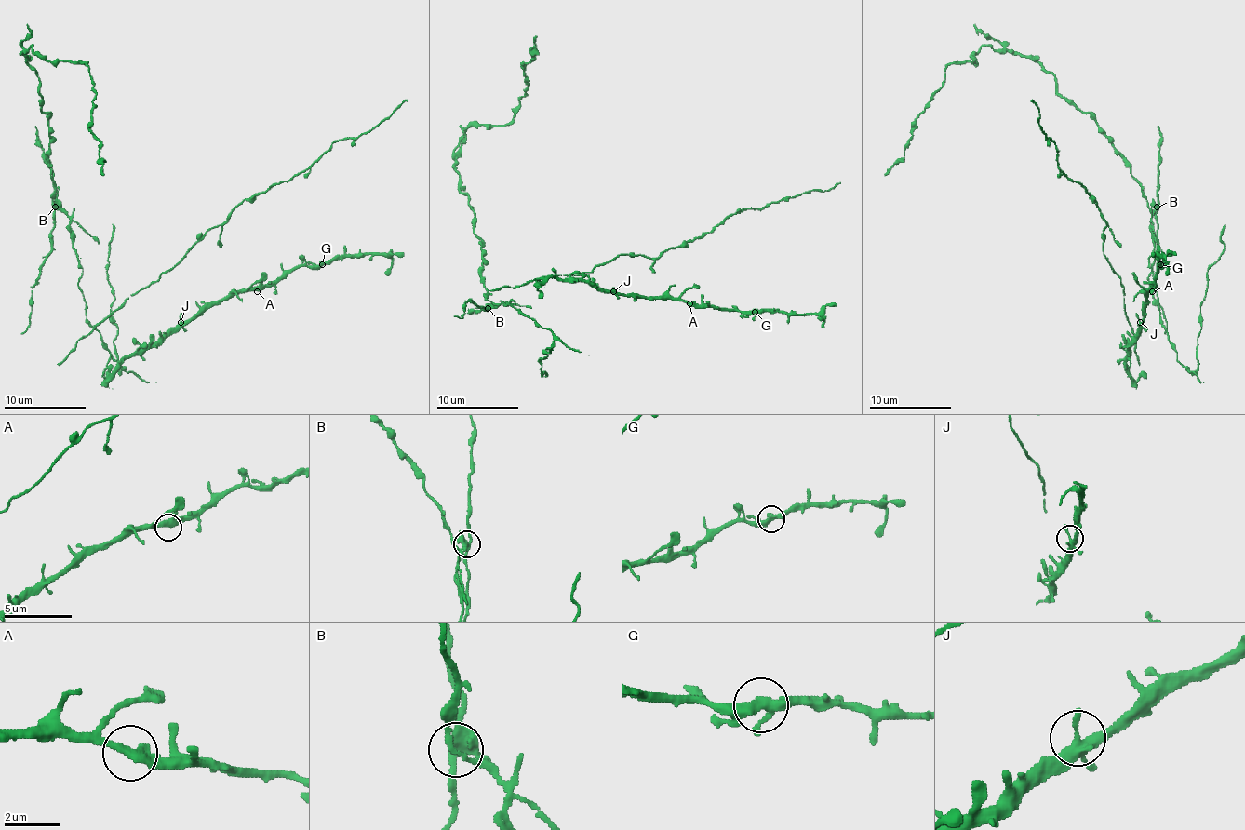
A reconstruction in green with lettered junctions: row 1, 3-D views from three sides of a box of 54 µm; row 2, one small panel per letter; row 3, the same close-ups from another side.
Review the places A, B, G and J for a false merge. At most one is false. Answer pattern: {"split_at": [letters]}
{"split_at": ["B"]}

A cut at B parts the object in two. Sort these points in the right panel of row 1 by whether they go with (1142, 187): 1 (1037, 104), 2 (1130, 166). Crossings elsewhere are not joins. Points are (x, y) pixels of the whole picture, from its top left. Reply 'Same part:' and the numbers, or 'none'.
Same part: 2

